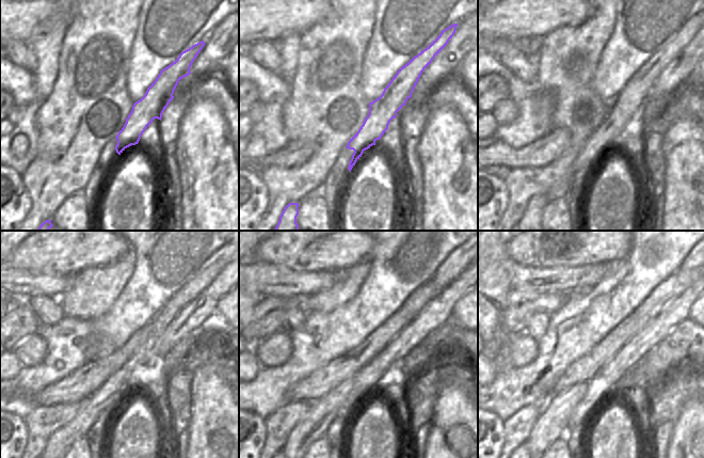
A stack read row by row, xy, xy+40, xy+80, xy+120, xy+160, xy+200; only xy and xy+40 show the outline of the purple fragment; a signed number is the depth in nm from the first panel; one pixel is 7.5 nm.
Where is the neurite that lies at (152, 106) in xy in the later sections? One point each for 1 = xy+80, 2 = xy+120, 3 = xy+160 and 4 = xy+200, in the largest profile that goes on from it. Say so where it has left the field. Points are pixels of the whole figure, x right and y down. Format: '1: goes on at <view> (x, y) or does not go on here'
1: goes on at xy+80 (634, 95)
2: goes on at xy+120 (58, 445)
3: goes on at xy+160 (316, 424)
4: goes on at xy+200 (554, 422)

